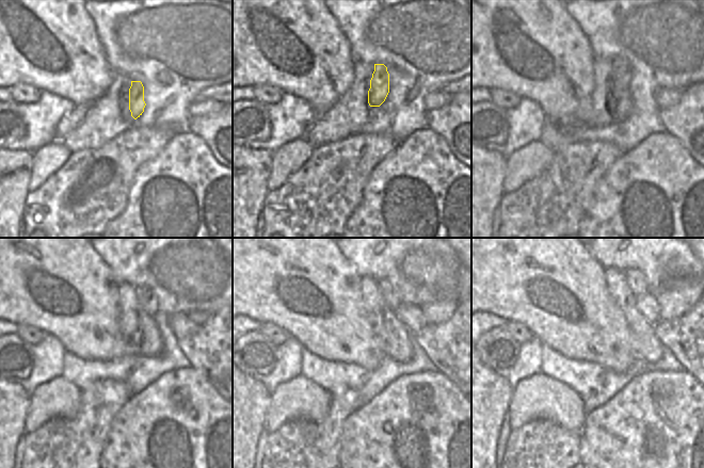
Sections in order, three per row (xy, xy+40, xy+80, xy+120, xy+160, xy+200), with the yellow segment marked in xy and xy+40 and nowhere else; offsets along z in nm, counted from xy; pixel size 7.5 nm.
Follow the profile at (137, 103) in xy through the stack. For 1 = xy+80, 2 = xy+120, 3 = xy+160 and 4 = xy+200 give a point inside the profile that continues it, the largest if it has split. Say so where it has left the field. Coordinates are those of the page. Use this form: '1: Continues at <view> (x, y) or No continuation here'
1: Continues at xy+80 (621, 71)
2: Continues at xy+120 (146, 299)
3: Continues at xy+160 (389, 294)
4: Continues at xy+200 (636, 280)

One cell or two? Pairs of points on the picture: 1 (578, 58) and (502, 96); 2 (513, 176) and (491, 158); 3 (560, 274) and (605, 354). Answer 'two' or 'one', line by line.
1: two
2: two
3: one

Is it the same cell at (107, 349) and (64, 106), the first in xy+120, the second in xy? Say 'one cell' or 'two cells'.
two cells

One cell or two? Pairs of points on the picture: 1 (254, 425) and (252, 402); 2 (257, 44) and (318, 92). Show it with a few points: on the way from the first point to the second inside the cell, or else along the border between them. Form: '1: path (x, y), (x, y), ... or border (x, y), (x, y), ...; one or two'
1: path (252, 420), (252, 407); one
2: path (272, 57), (288, 73), (293, 76), (303, 77); one

